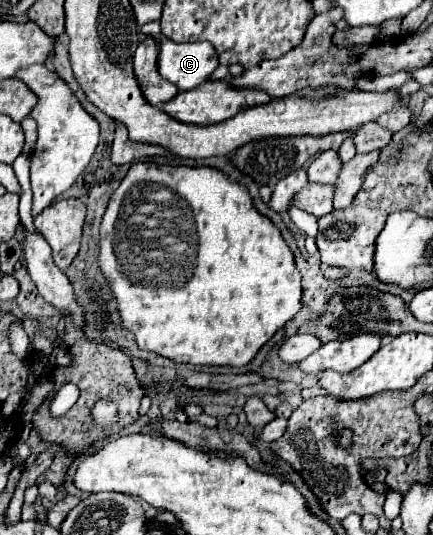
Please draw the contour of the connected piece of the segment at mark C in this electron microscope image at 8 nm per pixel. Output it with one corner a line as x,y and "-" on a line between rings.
159,35
161,51
157,57
157,67
163,79
177,85
179,91
189,91
205,83
211,73
219,67
217,53
213,45
201,43
173,43
171,39

